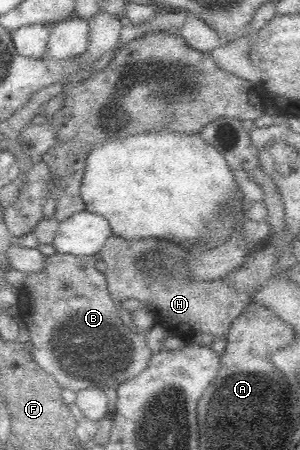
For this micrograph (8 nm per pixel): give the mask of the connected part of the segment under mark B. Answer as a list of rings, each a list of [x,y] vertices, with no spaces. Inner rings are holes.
[[[55,252],[45,257],[43,268],[37,272],[26,274],[22,286],[18,290],[18,317],[29,331],[32,342],[33,359],[39,367],[47,372],[61,389],[68,389],[75,384],[73,392],[81,392],[81,380],[87,378],[92,387],[105,390],[117,388],[138,376],[149,364],[151,350],[143,335],[137,335],[117,319],[117,304],[112,300],[107,288],[103,271],[96,267],[93,255],[70,255]]]

